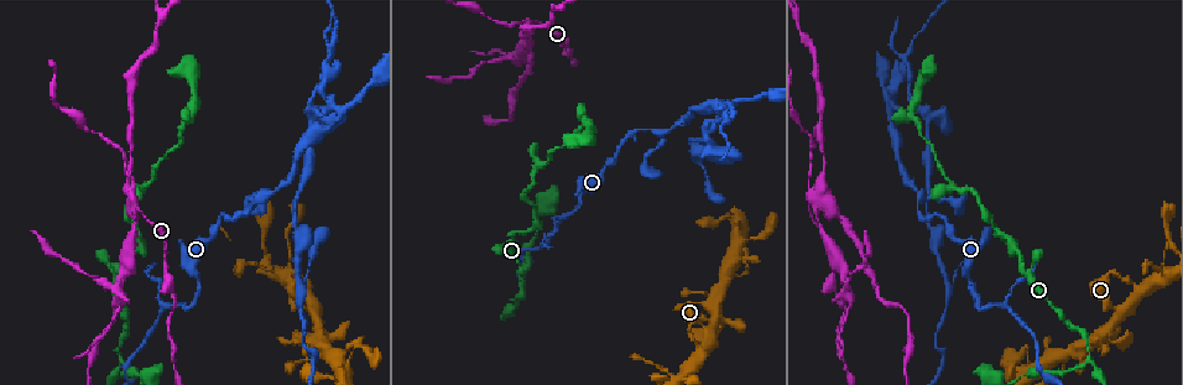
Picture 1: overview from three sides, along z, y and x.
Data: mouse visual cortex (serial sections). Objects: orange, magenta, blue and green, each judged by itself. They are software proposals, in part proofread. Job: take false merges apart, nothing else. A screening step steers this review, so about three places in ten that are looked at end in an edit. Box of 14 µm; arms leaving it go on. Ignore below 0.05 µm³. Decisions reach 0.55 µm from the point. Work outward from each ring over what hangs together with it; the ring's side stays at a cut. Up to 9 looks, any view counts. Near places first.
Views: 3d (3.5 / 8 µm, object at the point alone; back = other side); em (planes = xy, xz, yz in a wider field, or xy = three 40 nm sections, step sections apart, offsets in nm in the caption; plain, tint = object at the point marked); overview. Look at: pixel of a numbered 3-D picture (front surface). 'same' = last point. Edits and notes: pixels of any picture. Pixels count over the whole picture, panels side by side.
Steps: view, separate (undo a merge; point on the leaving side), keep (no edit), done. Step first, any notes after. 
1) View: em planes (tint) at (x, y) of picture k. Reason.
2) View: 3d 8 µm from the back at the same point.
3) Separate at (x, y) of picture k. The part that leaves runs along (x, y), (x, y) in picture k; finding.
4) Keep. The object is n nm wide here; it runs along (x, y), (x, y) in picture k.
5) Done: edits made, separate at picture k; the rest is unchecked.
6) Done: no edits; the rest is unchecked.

View: 3d 3.5 µm at (518, 301) of picture 1. Sharp bend.

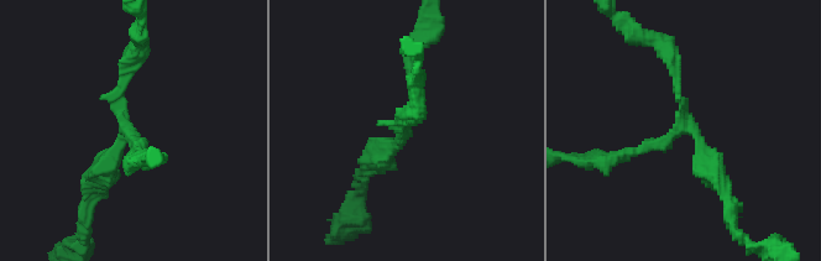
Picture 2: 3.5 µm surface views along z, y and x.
View: em planes (tint) at (684, 117) of picture 2. 3 arms meet here; the arms are 150, 200, 300 nm wide; now the EM.

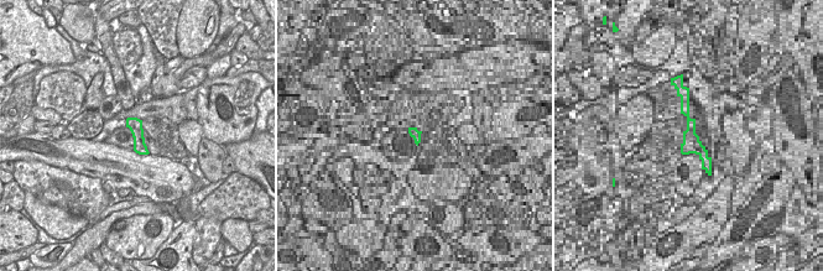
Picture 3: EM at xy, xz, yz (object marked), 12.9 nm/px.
Keep. It runs along (662, 42), (678, 69), (680, 126), (623, 156) in picture 2; continuous, no second cell.

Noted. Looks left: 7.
View: 3d 8 µm from the back at (135, 201) of picture 1. Two arms at a narrow angle.

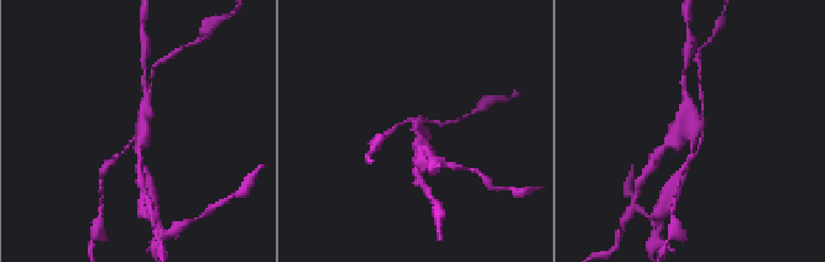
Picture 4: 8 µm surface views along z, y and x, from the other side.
View: em xy step 2 (tint) at (696, 127) of picture 4.

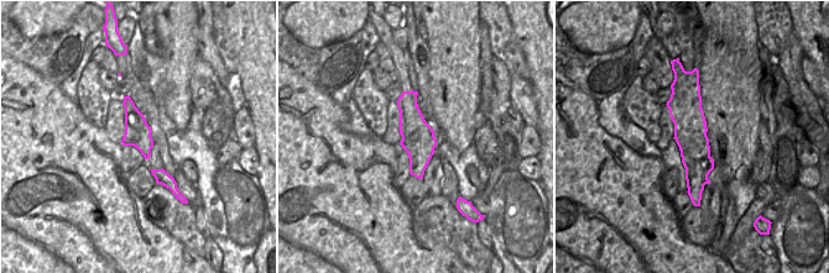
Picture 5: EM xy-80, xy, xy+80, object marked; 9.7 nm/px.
Separate at (678, 141) of picture 4. The object is 320 nm wide here; the part that leaves runs along (698, 130), (680, 127), (657, 153) in picture 4; a second cell is stuck on.

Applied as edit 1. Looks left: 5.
View: 3d 3.5 µm at (978, 308) of picture 1. Abrupt turn.

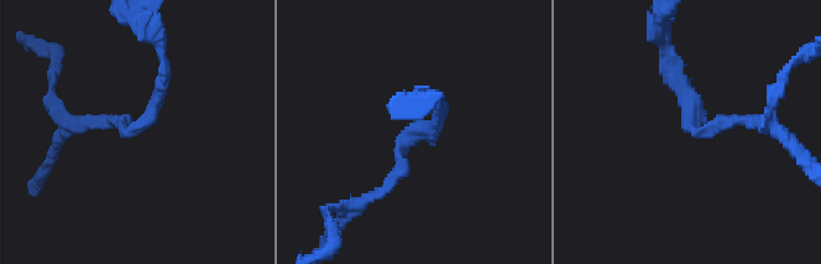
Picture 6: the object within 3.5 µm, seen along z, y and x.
View: em xy step 3 (tint) at (699, 132) of picture 6. The arms are 150, 200 nm wide; need the tissue.

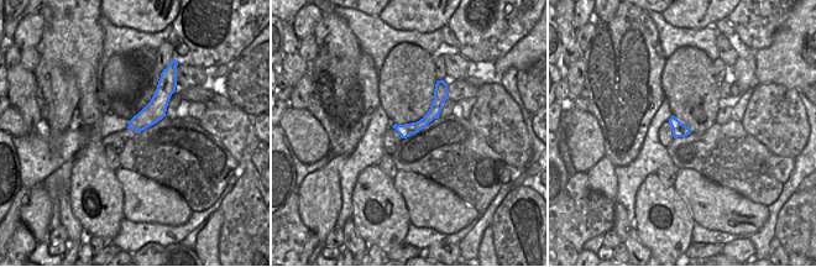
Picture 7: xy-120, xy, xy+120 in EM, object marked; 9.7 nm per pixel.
Keep. It runs along (440, 85), (435, 109), (403, 134) in picture 7; continuous, no second cell.

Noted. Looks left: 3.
View: 3d 3.5 µm at (921, 193) of picture 1. Arms part here.

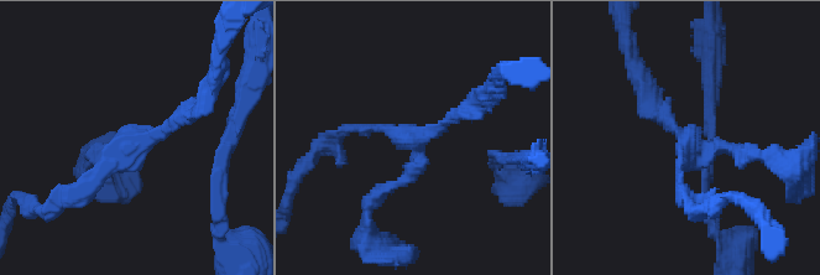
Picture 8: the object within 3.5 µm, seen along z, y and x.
View: em xy step 1 (tint) at (132, 144) of picture 8. 3 arms meet here; the arms are 150, 150, 200 nm wide; shape alone is not enough.

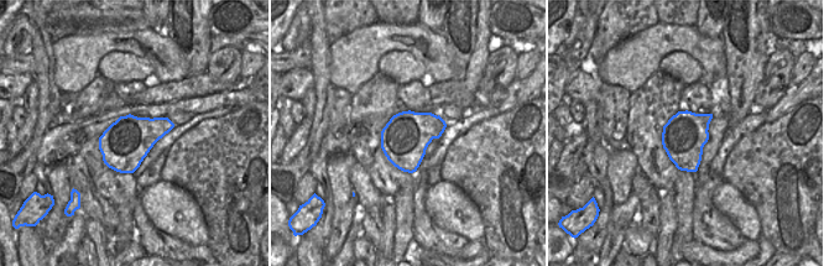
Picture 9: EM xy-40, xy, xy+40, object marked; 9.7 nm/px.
View: em xy step 5 (tint) at the same point.

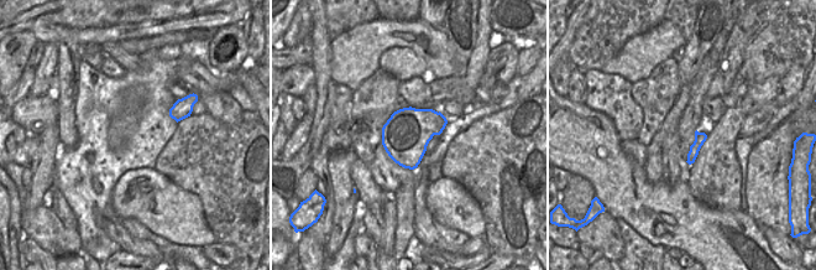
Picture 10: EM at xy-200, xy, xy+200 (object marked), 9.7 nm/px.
Keep. It runs along (68, 195), (198, 108) in picture 8; one cell here.

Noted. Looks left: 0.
Done: edits made, separate at picture 4; the rest is unchecked.

